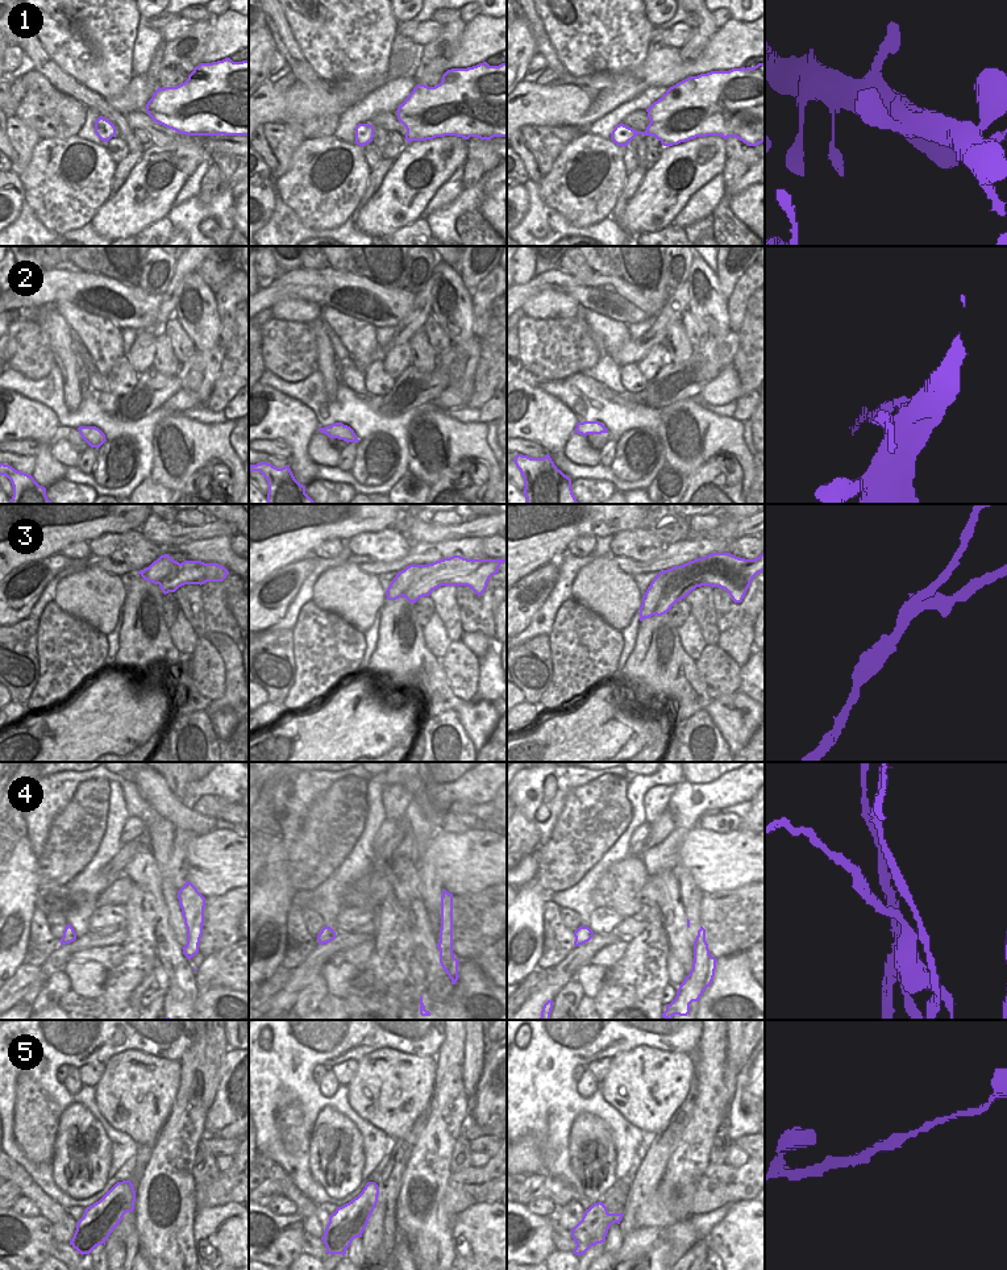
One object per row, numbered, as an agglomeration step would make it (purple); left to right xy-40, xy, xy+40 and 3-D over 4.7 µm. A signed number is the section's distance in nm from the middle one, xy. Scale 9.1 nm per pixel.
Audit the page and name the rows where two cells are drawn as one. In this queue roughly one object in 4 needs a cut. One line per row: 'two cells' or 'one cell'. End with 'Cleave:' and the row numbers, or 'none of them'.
1: one cell
2: two cells
3: two cells
4: two cells
5: one cell
Cleave: 2, 3, 4

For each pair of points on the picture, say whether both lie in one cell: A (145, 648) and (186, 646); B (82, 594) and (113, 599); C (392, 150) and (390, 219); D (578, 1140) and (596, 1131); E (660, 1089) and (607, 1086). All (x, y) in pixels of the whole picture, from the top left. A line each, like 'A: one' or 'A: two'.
A: two
B: one
C: two
D: one
E: one

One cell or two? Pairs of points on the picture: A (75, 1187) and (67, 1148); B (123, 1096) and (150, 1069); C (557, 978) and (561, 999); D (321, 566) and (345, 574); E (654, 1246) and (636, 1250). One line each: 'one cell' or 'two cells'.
A: one cell
B: one cell
C: two cells
D: two cells
E: one cell

